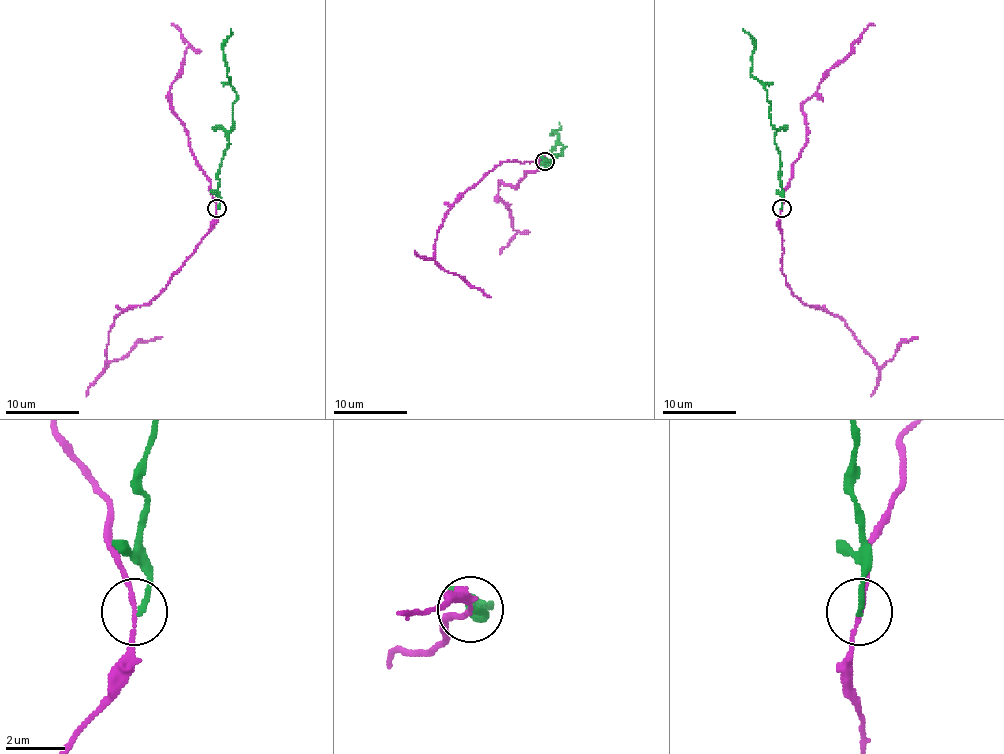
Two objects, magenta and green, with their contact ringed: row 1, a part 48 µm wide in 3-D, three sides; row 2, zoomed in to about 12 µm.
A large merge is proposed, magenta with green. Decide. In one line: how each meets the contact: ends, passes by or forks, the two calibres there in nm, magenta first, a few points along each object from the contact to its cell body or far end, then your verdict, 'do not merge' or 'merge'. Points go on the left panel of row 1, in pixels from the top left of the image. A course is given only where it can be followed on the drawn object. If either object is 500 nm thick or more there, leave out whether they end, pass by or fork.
magenta passes by; green ends; calibres 120 and 160 nm; course magenta (216, 209), (212, 229), (168, 285), (145, 303), (117, 314), (106, 346), (106, 366), (138, 342), (162, 337); course green (218, 209), (218, 170), (229, 144), (236, 99), (236, 92), (229, 84), (223, 42), (232, 32), (231, 29); do not merge

